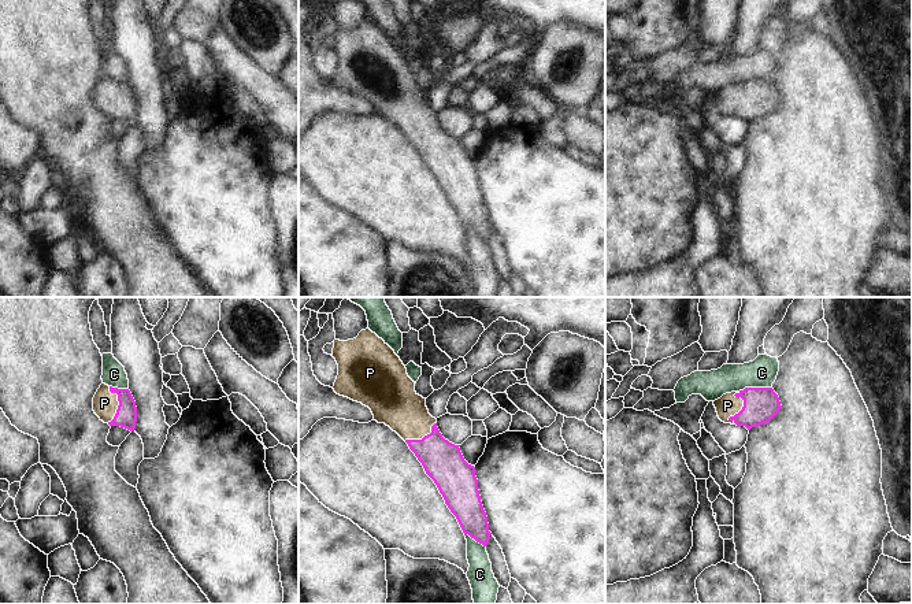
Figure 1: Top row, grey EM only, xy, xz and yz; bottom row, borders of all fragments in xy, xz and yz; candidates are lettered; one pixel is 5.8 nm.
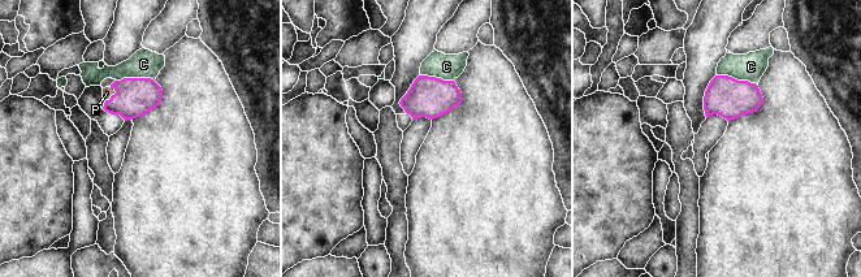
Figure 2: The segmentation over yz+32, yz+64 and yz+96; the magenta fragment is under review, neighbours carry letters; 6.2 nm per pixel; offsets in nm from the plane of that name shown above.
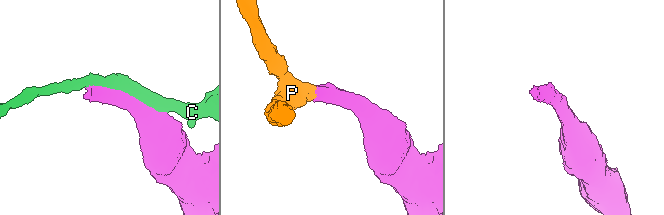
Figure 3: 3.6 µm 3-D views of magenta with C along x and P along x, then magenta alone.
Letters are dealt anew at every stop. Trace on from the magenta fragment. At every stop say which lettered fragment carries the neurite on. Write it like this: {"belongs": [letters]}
{"belongs": ["P"]}

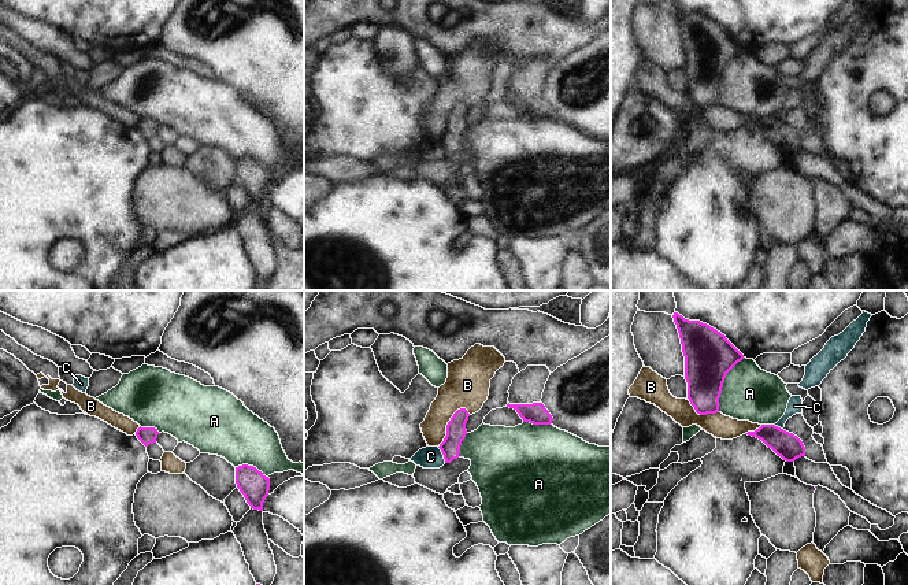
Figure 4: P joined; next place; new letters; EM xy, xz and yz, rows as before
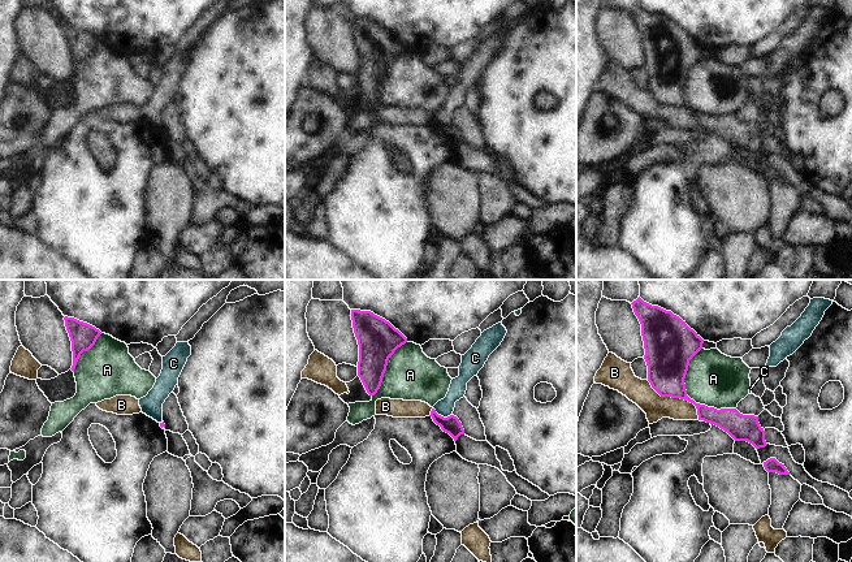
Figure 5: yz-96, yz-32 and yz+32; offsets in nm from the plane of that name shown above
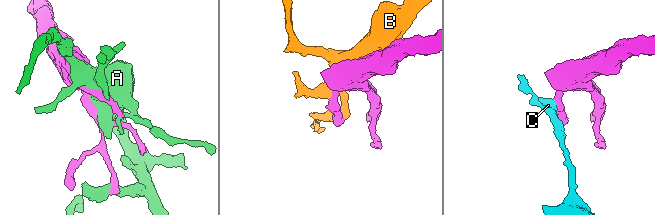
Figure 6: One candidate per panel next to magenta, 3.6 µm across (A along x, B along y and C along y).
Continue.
{"belongs": []}

